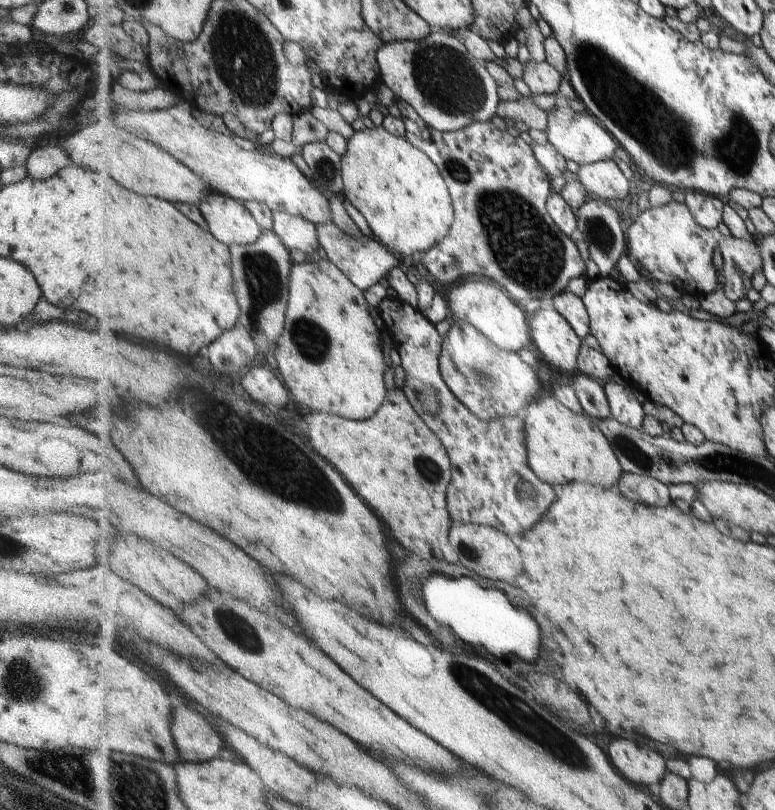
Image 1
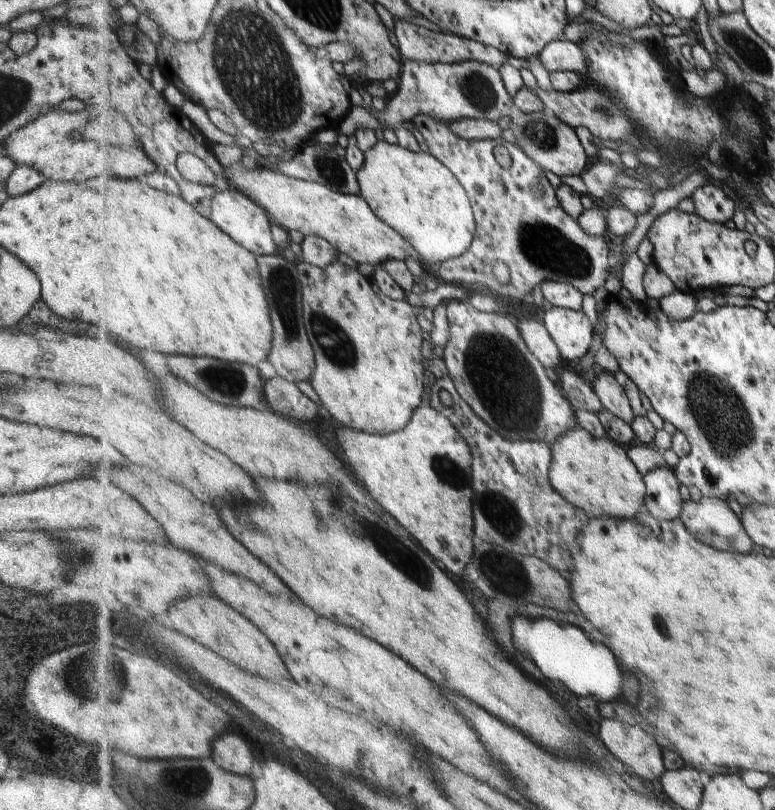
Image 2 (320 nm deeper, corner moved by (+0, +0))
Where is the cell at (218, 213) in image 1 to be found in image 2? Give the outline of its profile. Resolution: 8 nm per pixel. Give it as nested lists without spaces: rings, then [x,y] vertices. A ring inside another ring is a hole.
[[[237,189],[225,192],[218,192],[212,200],[212,218],[219,228],[223,228],[227,234],[230,234],[241,246],[256,255],[272,255],[280,252],[273,232],[271,232],[271,216],[266,210],[256,203],[249,195]]]

